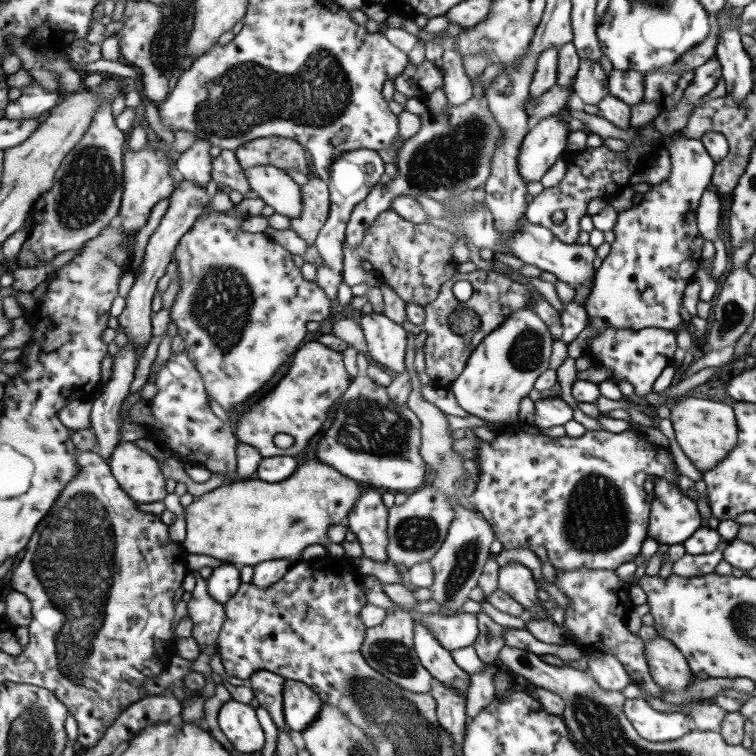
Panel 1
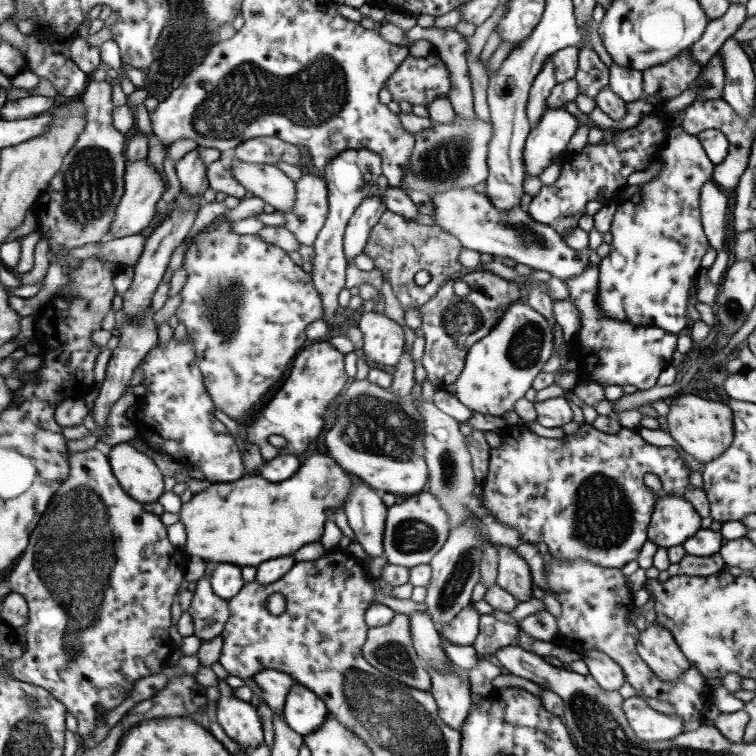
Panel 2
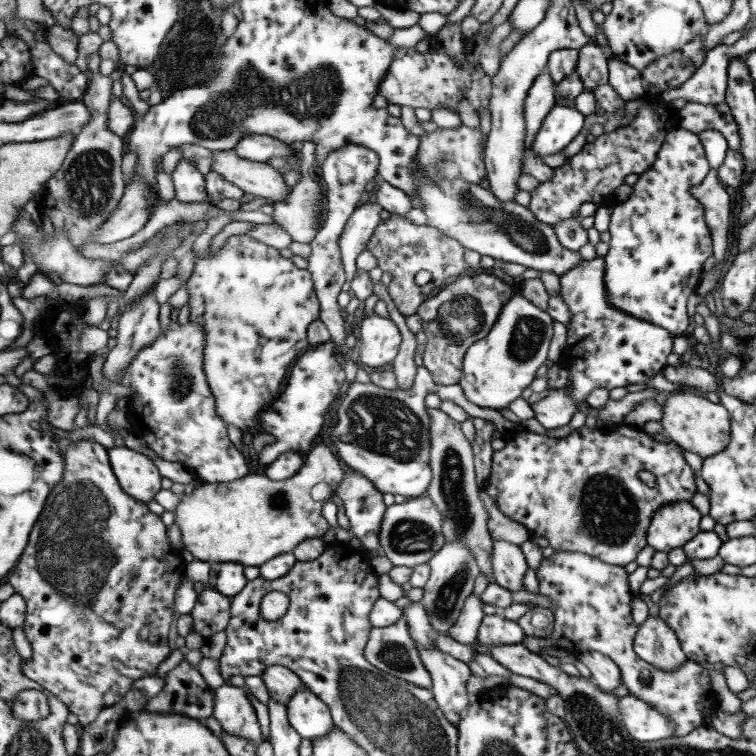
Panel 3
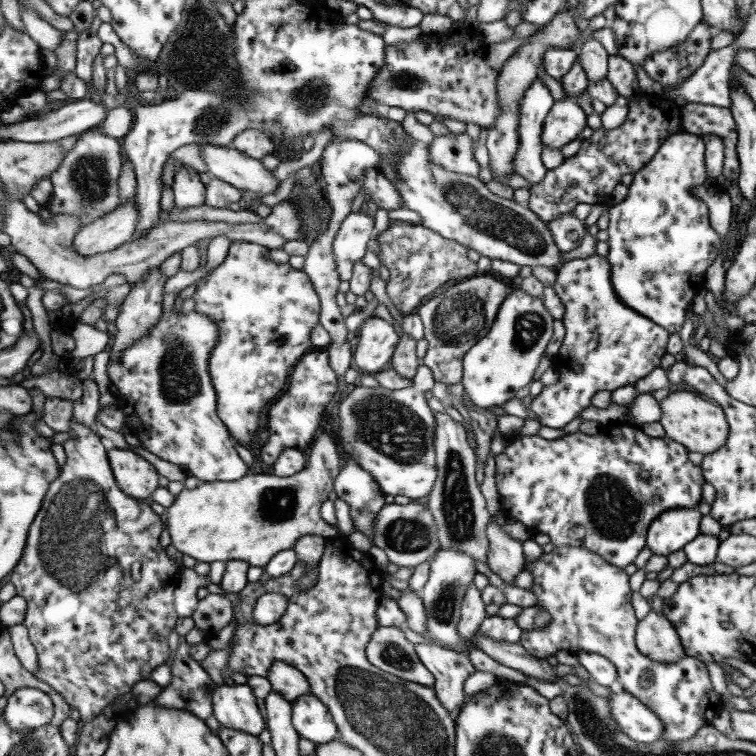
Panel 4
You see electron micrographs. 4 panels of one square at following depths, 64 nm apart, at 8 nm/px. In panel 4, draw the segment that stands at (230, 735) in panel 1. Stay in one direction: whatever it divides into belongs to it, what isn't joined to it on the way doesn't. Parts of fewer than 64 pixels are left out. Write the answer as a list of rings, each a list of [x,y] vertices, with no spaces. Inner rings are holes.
[[[223,684],[215,690],[213,700],[215,700],[215,718],[221,726],[243,730],[253,736],[259,736],[265,730],[265,722],[257,704],[259,700],[255,698],[251,686]]]

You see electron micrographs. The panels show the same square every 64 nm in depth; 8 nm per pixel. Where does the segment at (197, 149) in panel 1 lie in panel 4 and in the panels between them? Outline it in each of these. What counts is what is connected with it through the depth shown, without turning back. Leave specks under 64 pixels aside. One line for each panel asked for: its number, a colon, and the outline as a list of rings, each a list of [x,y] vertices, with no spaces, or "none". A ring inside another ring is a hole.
2: [[[199,148],[181,158],[175,168],[177,168],[177,178],[181,182],[181,192],[189,192],[191,196],[199,198],[205,194],[207,188],[211,188],[211,182],[207,178],[209,166],[203,162]]]
3: [[[181,160],[177,170],[173,172],[173,184],[179,202],[207,202],[207,176],[201,174],[195,160]]]
4: [[[183,168],[173,182],[173,194],[177,208],[193,208],[207,204],[207,184],[201,180],[201,176],[193,168]]]

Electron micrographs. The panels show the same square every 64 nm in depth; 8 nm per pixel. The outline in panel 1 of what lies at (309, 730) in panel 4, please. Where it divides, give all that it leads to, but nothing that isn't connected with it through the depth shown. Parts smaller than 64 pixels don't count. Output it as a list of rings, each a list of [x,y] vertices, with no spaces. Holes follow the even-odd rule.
[[[287,680],[285,684],[285,716],[291,730],[305,732],[323,712],[323,698],[305,682]]]

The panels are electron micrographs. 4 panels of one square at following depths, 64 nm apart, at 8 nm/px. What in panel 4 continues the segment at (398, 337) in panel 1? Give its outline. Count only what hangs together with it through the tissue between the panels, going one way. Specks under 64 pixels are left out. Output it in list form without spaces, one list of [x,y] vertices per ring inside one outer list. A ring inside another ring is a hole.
[[[369,316],[361,328],[357,328],[357,344],[355,354],[351,356],[363,374],[375,374],[381,372],[381,368],[393,360],[395,348],[399,344],[399,338],[393,330],[393,326],[381,318]]]

